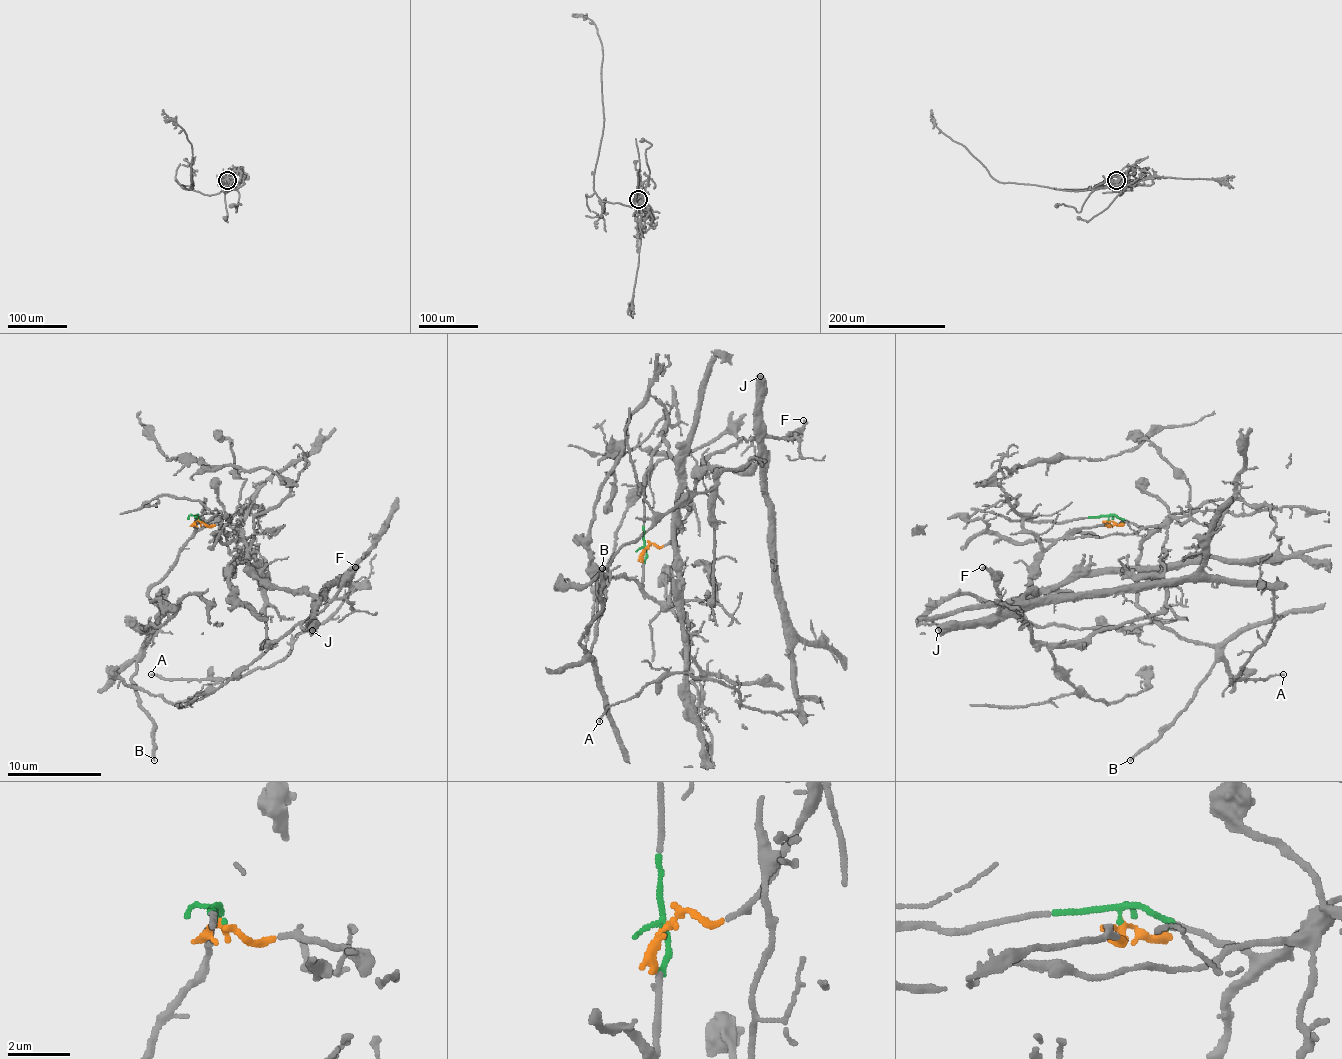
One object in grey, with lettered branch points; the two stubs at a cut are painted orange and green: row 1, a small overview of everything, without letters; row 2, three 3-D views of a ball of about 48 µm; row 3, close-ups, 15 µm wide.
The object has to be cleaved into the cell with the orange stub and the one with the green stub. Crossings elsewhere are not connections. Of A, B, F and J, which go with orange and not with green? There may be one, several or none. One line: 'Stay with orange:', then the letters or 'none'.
Stay with orange: A, F, J

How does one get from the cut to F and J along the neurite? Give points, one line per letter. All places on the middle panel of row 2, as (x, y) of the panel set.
F: (648, 546), (662, 546), (681, 524), (697, 477), (750, 470), (764, 439), (790, 437), (804, 420)
J: (648, 546), (662, 546), (674, 536), (695, 482), (705, 470), (750, 470), (761, 458), (759, 375)

